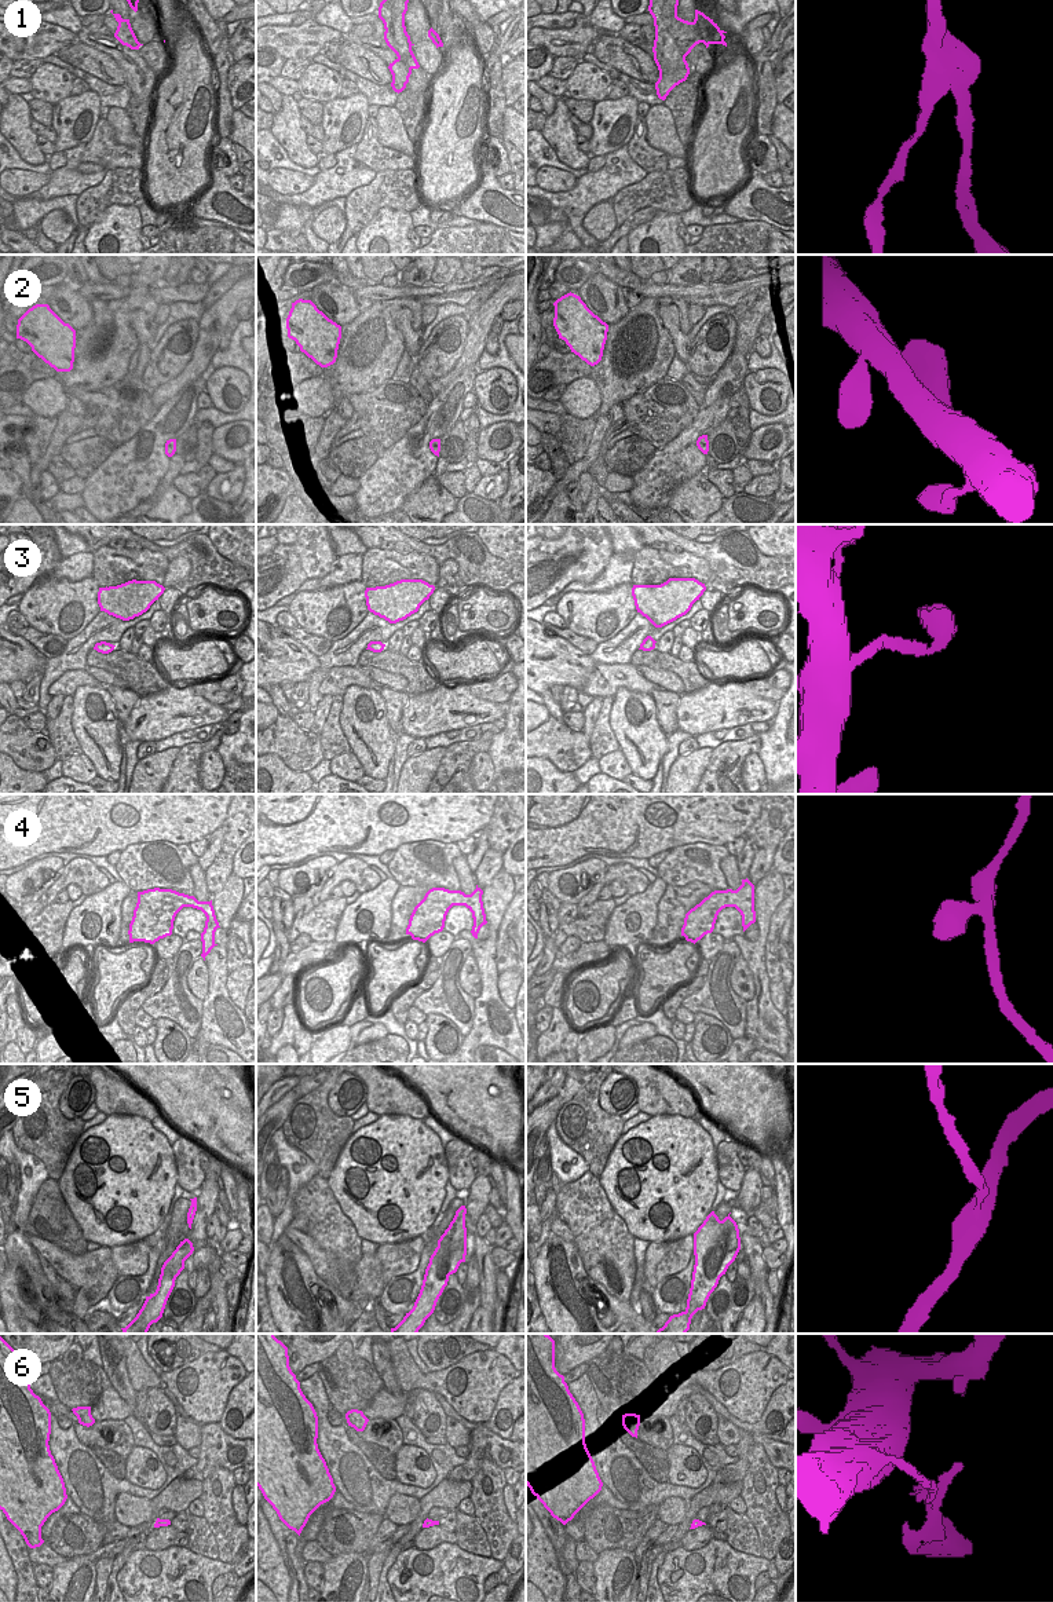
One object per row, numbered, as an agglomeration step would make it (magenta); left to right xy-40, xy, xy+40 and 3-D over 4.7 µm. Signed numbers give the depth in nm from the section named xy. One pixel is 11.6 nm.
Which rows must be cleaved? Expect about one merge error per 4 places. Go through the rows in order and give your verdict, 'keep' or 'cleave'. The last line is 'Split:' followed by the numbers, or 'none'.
1: cleave
2: keep
3: keep
4: keep
5: cleave
6: cleave
Split: 1, 5, 6

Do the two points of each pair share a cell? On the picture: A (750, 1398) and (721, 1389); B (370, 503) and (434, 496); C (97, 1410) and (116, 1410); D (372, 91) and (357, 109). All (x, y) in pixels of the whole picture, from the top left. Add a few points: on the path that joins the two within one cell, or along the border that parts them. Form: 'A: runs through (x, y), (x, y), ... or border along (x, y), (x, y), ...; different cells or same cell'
A: runs through (743, 1392), (741, 1389), (728, 1389); same cell
B: border along (430, 476), (399, 507); different cells
C: runs through (101, 1410), (112, 1410); same cell
D: border along (359, 91), (369, 103); different cells

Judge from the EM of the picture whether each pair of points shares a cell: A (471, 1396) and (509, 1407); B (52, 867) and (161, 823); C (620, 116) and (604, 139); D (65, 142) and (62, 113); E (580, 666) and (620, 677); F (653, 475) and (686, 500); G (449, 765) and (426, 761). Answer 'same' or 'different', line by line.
A: different
B: different
C: same
D: same
E: same
F: different
G: different

